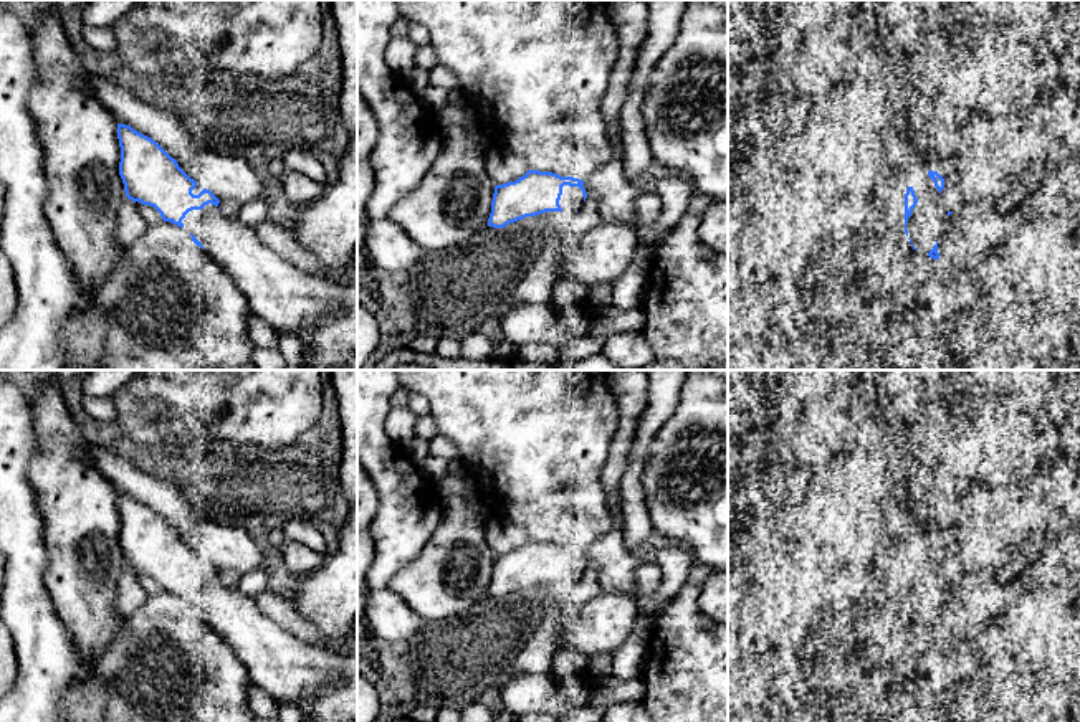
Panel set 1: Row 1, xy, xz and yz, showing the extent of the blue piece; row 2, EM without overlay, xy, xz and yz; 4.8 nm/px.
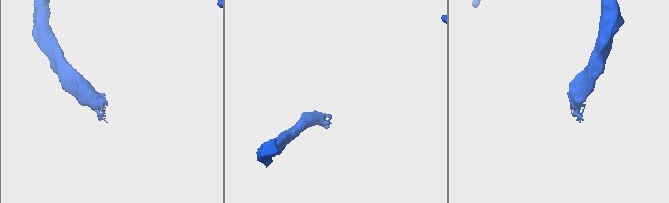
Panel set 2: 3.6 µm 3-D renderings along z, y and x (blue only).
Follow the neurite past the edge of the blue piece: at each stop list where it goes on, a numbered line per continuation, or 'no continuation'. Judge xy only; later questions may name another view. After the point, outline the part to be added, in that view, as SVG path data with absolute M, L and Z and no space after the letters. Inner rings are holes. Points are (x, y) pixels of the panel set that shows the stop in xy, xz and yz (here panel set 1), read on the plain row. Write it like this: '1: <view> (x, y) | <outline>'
1: xy (320, 683) | M212 573L202 580L189 582L182 593L241 659L251 684L266 692L276 704L293 704L299 710L301 722L357 722L357 656L301 641L265 616L255 598L246 596L238 588L227 588Z

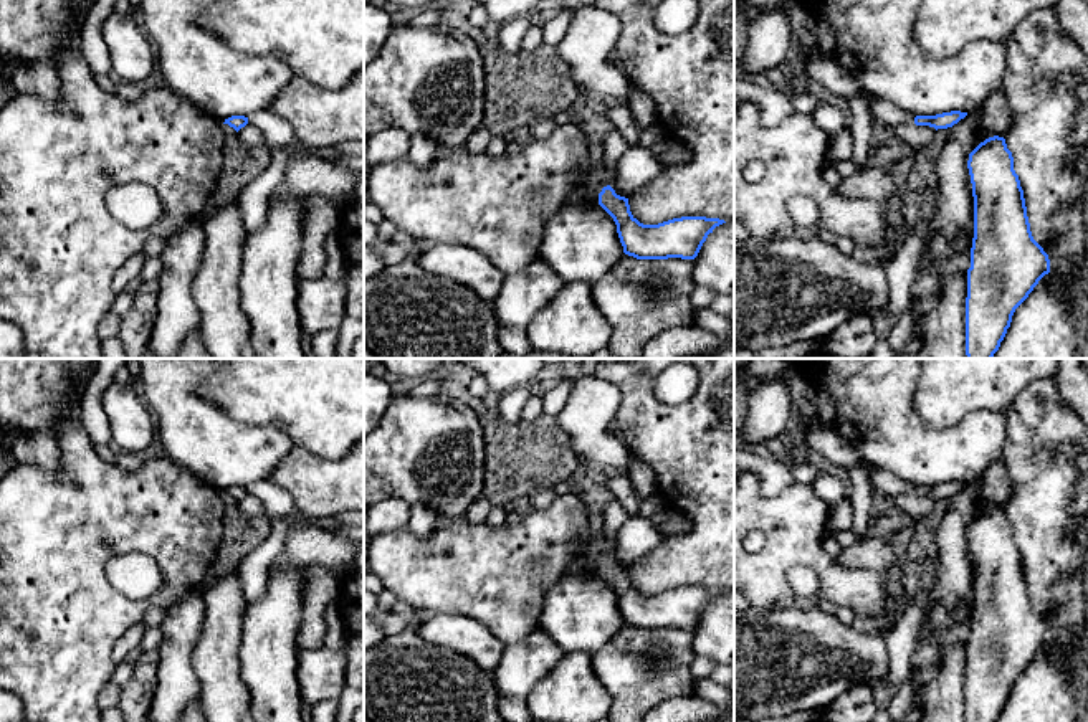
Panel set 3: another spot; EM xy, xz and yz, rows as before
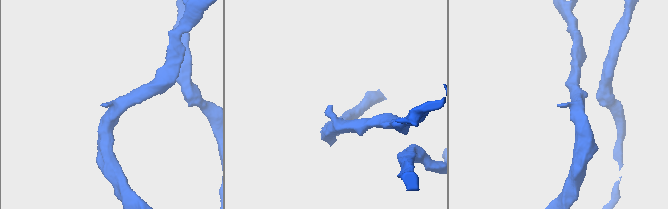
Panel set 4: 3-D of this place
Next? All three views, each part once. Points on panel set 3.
no continuation

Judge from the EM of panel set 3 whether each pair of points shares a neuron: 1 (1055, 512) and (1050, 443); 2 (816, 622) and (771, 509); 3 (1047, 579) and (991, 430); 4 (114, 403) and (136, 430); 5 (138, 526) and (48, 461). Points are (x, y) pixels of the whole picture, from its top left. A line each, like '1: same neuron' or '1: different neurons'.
1: same neuron
2: different neurons
3: different neurons
4: same neuron
5: different neurons

